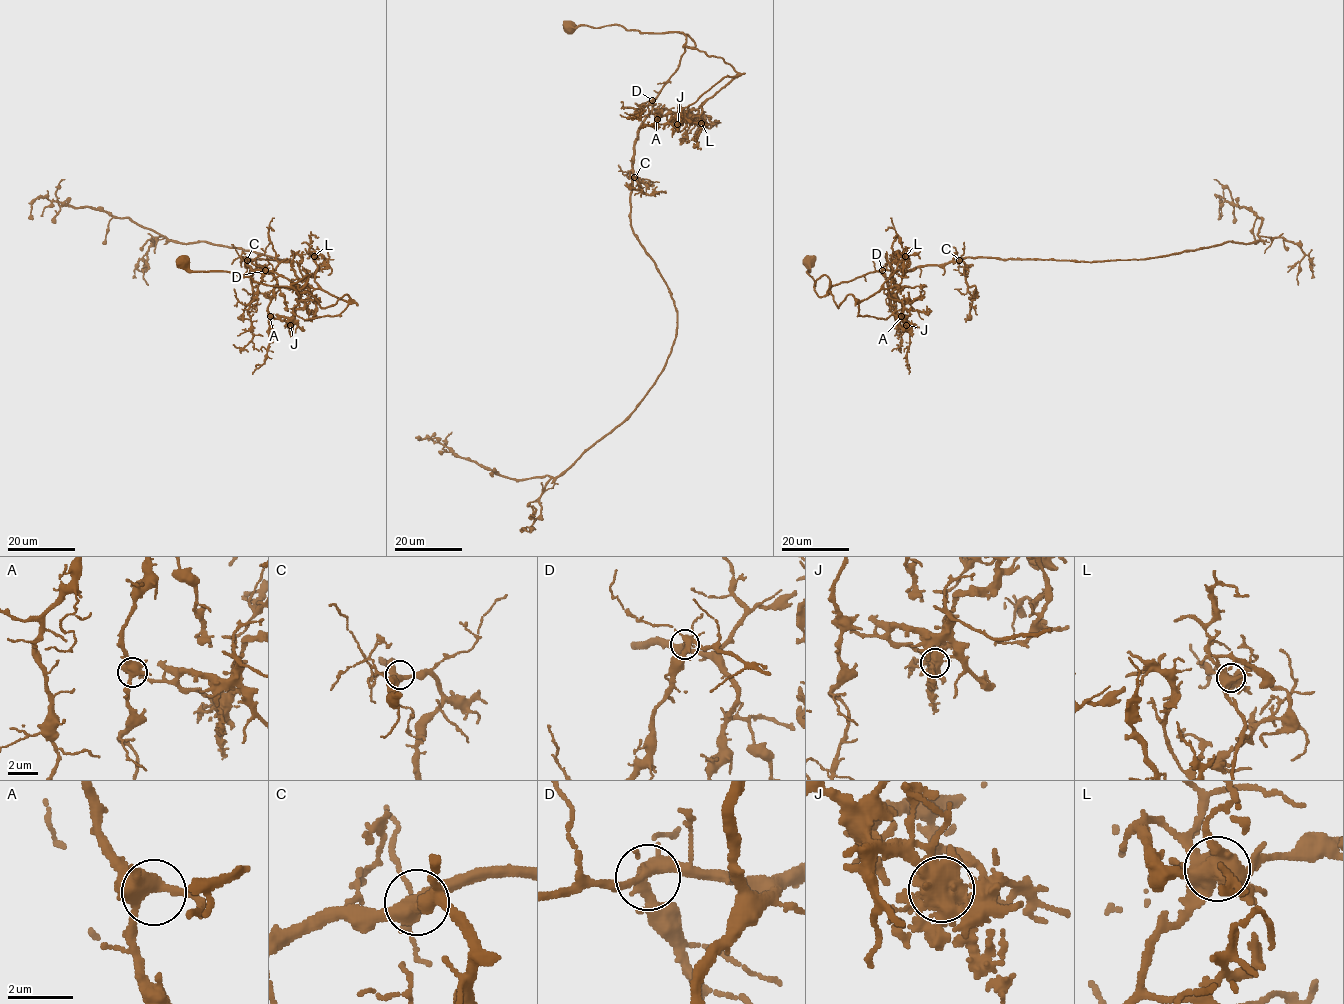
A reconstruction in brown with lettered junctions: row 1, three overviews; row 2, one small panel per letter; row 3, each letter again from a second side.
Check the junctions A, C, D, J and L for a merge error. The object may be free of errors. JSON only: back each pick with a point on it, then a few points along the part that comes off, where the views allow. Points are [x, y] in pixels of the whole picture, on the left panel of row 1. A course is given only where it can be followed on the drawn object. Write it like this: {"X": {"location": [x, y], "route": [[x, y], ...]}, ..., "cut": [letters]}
{"J": {"location": [290, 325], "route": [[291, 325], [294, 315], [336, 315], [350, 298], [322, 308], [311, 295], [297, 293], [307, 275], [290, 284]]}, "cut": ["J"]}

